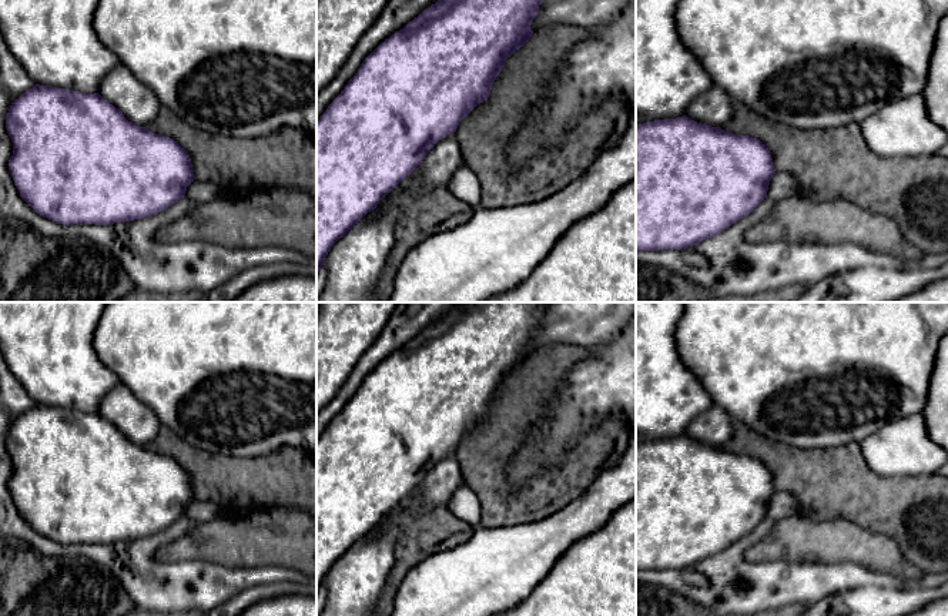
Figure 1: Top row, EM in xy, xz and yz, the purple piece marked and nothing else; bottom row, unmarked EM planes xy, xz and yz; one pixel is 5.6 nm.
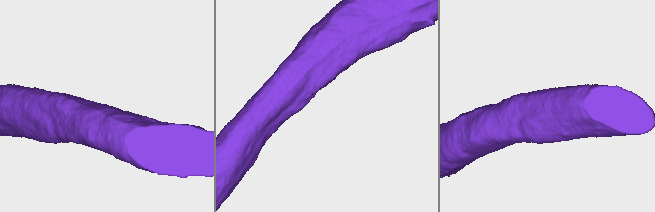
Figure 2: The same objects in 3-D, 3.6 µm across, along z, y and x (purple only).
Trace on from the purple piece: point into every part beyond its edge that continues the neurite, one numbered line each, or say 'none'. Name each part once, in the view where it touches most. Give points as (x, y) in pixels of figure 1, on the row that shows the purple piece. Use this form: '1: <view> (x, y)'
none

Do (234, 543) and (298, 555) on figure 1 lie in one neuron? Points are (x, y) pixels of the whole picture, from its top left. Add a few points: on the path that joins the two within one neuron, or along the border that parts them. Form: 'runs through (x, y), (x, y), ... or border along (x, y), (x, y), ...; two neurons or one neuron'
runs through (250, 543), (282, 543); one neuron

